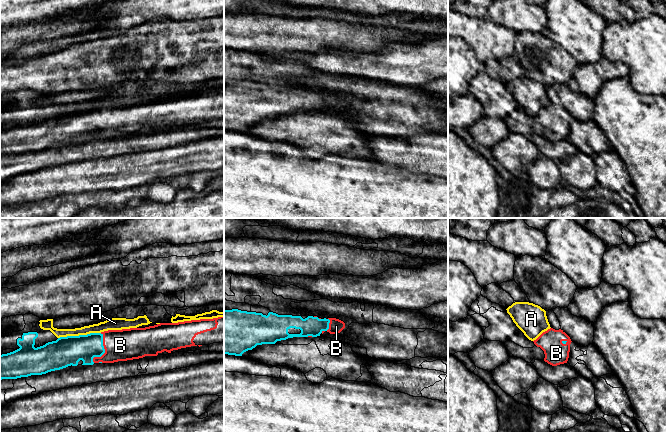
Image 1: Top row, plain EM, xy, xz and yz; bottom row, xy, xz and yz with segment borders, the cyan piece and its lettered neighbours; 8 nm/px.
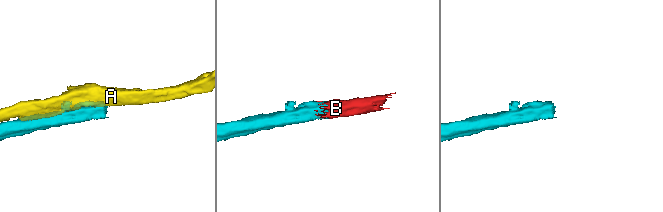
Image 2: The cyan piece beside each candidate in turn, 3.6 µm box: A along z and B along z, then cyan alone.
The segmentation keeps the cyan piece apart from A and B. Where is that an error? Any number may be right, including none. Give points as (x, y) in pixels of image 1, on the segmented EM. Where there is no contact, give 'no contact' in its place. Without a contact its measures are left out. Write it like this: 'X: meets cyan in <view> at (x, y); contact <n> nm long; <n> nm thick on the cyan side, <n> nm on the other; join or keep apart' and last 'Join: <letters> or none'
A: meets cyan in xy at (79, 335); contact 340 nm long; 240 nm thick on the cyan side, 80 nm on the other; keep apart
B: meets cyan in xy at (104, 350); contact 260 nm long; 200 nm thick on the cyan side, 260 nm on the other; join
Join: B

